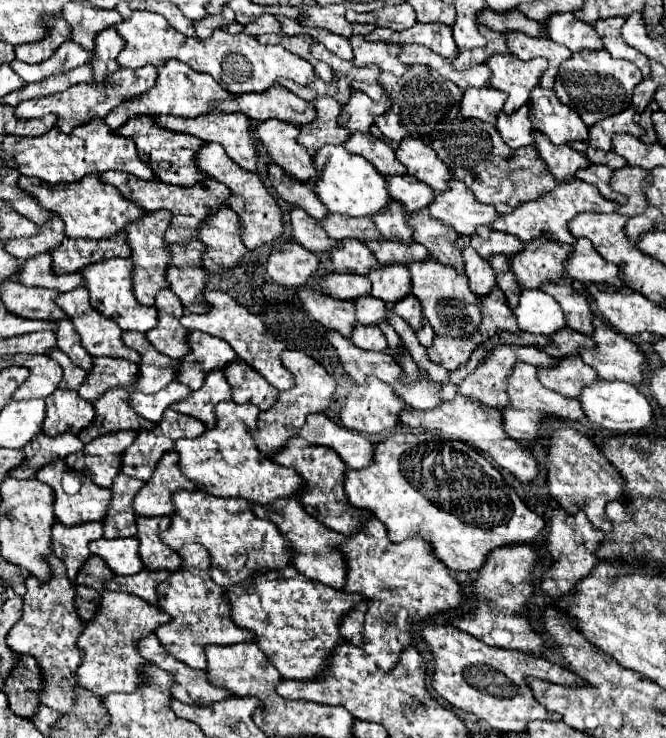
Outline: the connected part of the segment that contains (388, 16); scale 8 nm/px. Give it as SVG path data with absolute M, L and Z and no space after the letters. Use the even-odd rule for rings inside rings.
M403 2L397 6L385 6L383 10L377 12L369 12L369 14L357 14L357 12L349 12L347 18L351 22L361 22L361 24L375 24L375 26L385 26L391 30L407 30L411 28L417 20L415 20L415 12L413 8ZM389 24L397 24L397 26L389 26Z

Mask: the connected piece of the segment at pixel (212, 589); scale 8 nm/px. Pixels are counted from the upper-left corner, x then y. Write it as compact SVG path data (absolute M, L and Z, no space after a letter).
M185 544L179 550L181 556L181 568L171 572L167 580L163 580L157 586L157 606L159 610L167 612L171 620L167 624L161 624L153 634L159 638L161 646L175 656L177 660L185 662L191 668L201 668L205 670L205 654L203 646L207 644L235 644L243 640L251 640L251 634L247 630L235 628L235 624L227 618L229 606L227 600L223 598L223 588L215 586L207 574L207 550L199 544Z

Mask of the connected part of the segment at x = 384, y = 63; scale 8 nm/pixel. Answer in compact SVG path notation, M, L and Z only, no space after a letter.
M353 36L349 38L351 48L353 48L353 64L355 66L369 66L377 64L381 70L393 72L395 76L405 74L407 66L397 60L399 56L399 46L395 44L385 44L385 42L367 42L363 36Z

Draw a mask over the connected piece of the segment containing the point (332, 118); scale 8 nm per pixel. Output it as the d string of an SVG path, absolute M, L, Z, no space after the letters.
M319 96L313 100L313 108L317 112L317 118L309 124L297 126L297 142L305 146L309 152L317 150L323 144L343 144L345 138L349 138L349 130L345 130L337 122L341 104L331 96Z

